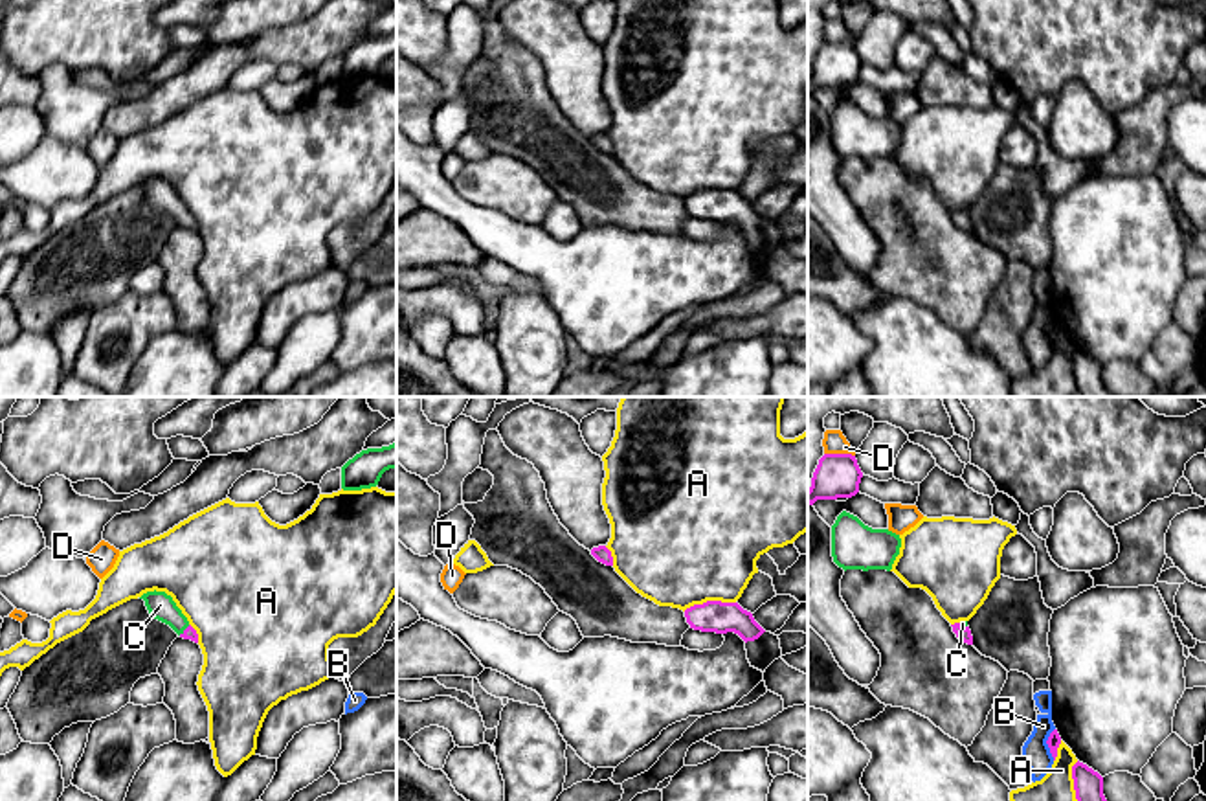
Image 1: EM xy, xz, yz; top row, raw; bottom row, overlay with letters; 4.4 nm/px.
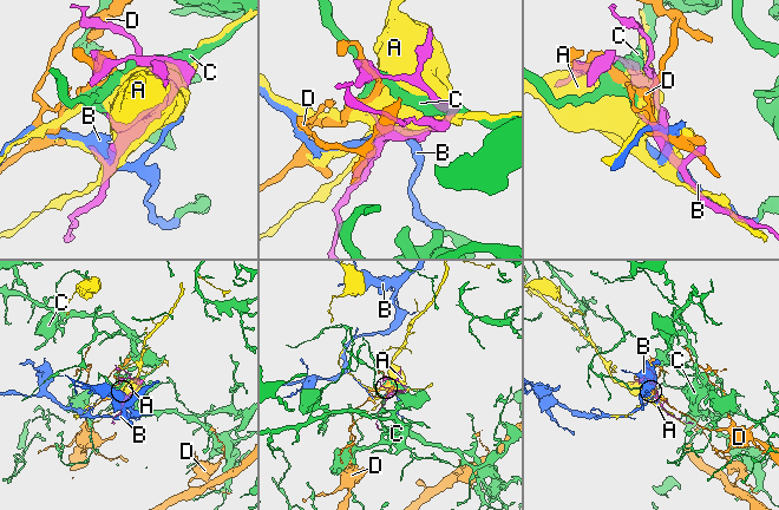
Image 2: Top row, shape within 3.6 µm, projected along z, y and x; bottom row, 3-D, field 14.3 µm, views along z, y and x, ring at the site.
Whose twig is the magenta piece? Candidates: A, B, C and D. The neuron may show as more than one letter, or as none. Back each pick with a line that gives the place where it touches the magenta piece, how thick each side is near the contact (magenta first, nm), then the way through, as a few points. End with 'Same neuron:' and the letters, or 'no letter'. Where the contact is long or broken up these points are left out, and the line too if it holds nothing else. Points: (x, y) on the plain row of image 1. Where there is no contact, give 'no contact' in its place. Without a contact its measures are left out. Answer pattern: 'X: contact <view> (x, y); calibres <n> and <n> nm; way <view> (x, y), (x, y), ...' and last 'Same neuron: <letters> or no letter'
C: contact xy (186, 217); calibres 60 and 120 nm
Same neuron: C

